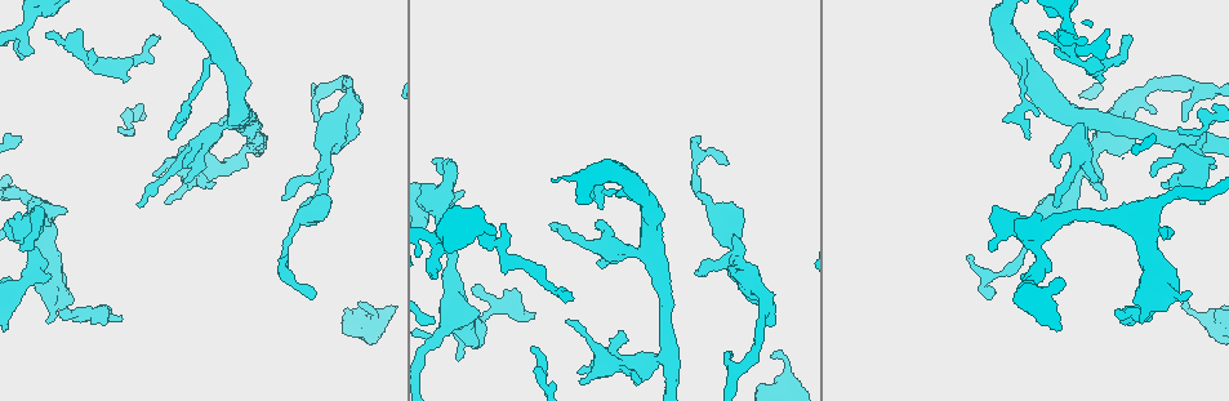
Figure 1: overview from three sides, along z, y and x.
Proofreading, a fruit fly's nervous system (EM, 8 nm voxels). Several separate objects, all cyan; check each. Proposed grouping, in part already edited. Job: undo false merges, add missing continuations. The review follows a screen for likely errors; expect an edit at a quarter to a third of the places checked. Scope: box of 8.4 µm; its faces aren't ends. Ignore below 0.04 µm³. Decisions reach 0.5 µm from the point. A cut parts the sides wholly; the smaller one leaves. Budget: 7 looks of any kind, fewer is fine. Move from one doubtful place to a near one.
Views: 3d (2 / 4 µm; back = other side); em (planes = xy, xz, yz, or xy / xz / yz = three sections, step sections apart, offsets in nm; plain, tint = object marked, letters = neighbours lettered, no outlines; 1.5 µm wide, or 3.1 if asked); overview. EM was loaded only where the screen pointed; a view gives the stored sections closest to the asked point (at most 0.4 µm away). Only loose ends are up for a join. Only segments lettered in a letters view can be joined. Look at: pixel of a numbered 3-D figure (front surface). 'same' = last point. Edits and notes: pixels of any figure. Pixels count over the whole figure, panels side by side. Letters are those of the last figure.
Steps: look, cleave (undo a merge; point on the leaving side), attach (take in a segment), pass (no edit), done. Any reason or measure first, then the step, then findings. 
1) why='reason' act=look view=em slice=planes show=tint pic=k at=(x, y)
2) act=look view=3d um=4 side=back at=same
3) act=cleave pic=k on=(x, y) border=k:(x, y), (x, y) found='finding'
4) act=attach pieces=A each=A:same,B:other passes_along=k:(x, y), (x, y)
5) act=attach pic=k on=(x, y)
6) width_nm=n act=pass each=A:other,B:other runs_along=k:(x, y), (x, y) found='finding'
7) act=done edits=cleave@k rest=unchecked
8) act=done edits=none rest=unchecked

why='an open end' act=look view=3d um=2 pic=1 at=(1181, 119)

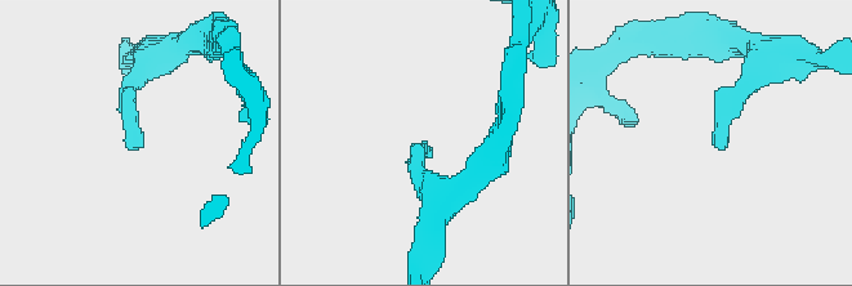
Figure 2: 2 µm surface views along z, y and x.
why='shape alone is not enough' act=look view=em slice=planes show=letters pic=2 at=(719, 148)

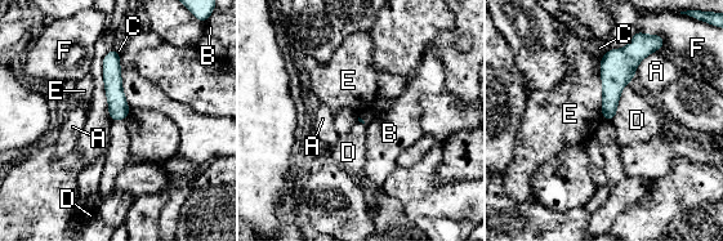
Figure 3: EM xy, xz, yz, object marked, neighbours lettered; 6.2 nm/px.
act=pass each=A:other,B:other,C:other,D:other,E:other,F:other border=3:(630, 81), (623, 88), (611, 120) found='none of them fits'

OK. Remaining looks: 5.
act=look view=3d um=2 pic=1 at=(598, 265)

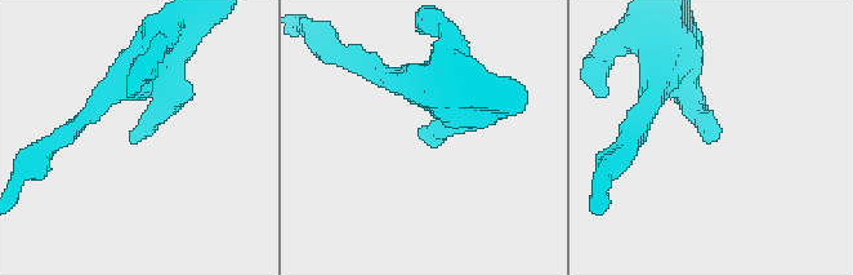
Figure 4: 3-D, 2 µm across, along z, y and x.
why='need the tissue' act=look view=em um=3.1 slice=yz step=16 show=tint pic=4 at=(708, 143)

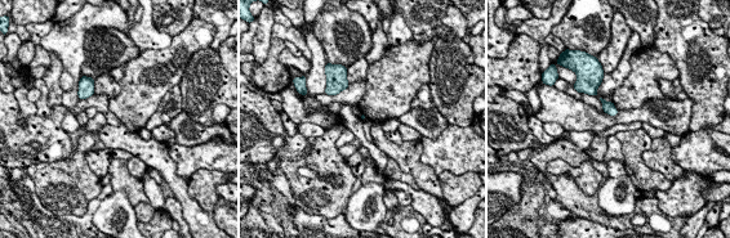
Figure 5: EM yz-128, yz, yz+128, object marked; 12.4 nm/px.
why='cut it another way' act=look view=em um=3.1 slice=planes show=letters at=same

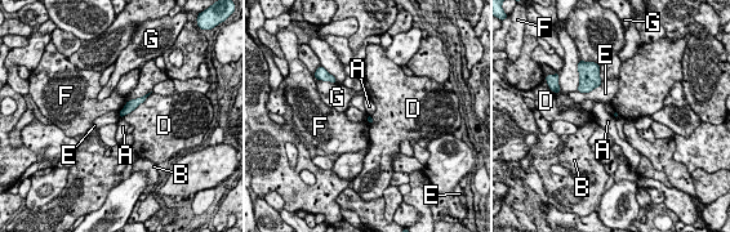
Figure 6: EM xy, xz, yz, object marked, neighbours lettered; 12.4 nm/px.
act=pass each=A:other,B:other,D:other,E:other,F:other,G:other border=6:(119, 116), (123, 117) found='none of them fits'

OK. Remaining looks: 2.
why='tapers out' act=look view=em slice=xz step=4 show=tint pic=1 at=(314, 293)

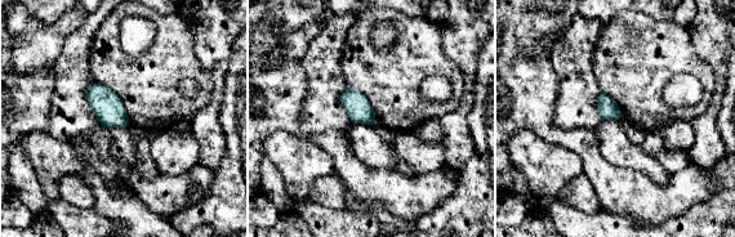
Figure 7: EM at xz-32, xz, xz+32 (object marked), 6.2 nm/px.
act=look view=em slice=planes show=letters at=same

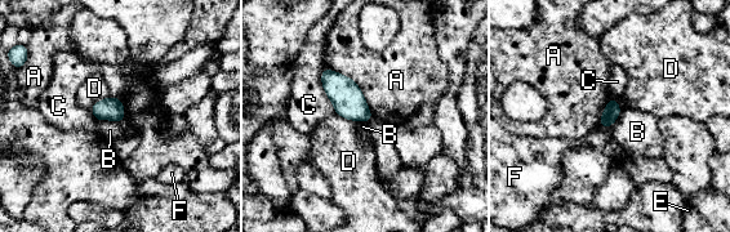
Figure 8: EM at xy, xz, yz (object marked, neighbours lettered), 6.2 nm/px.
act=pass each=A:other,B:other,C:other,D:other,E:other,F:other border=8:(328, 68), (356, 84), (373, 117) found='no lettered segment goes on from it'

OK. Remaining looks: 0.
act=done edits=none rest=unchecked

